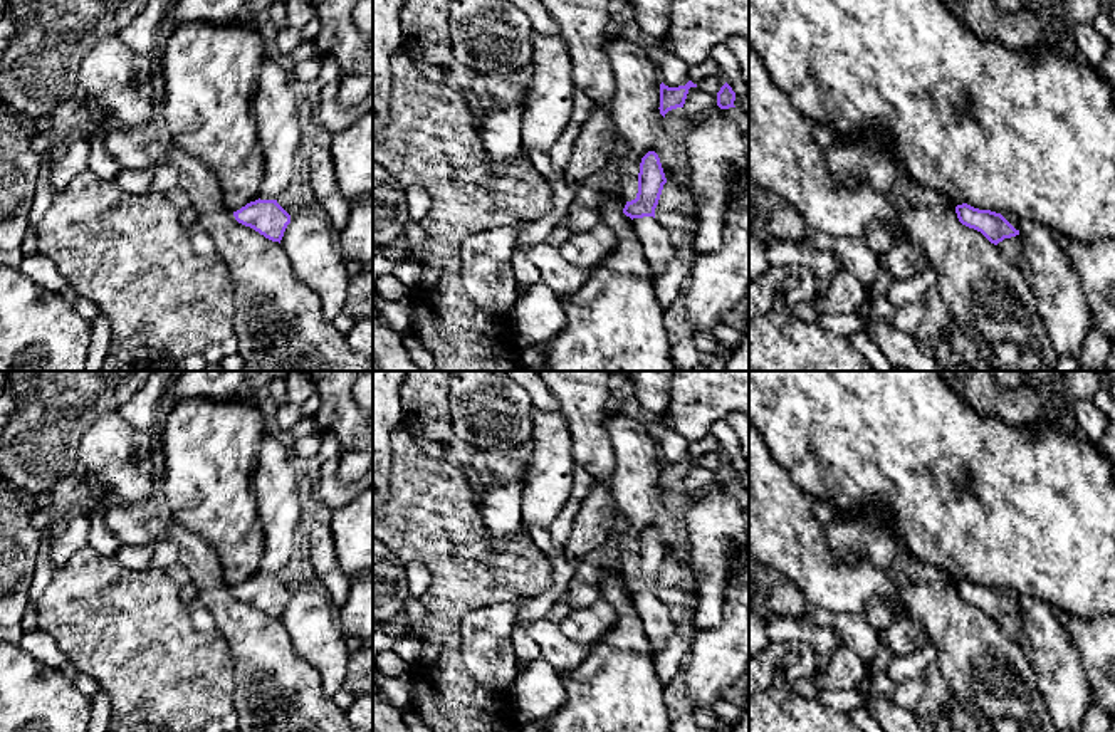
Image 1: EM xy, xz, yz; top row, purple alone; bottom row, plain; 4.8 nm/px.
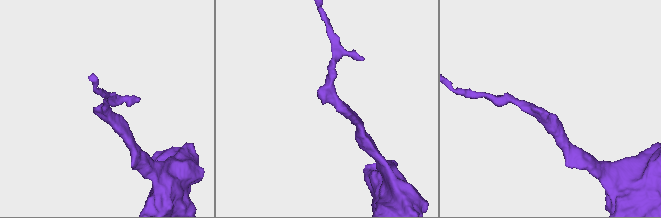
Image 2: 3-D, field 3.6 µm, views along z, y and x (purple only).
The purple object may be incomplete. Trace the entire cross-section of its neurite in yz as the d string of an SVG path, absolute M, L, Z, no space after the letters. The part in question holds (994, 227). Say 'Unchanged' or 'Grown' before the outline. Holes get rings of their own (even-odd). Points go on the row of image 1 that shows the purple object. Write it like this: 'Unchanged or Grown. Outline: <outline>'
Grown. Outline: M967 203L957 205L955 213L962 225L981 232L994 245L1019 235L1021 220L1011 213L979 210Z

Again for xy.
Unchanged. Outline: M255 200L233 212L238 223L254 228L265 238L279 242L284 237L291 215L277 203L277 200Z

